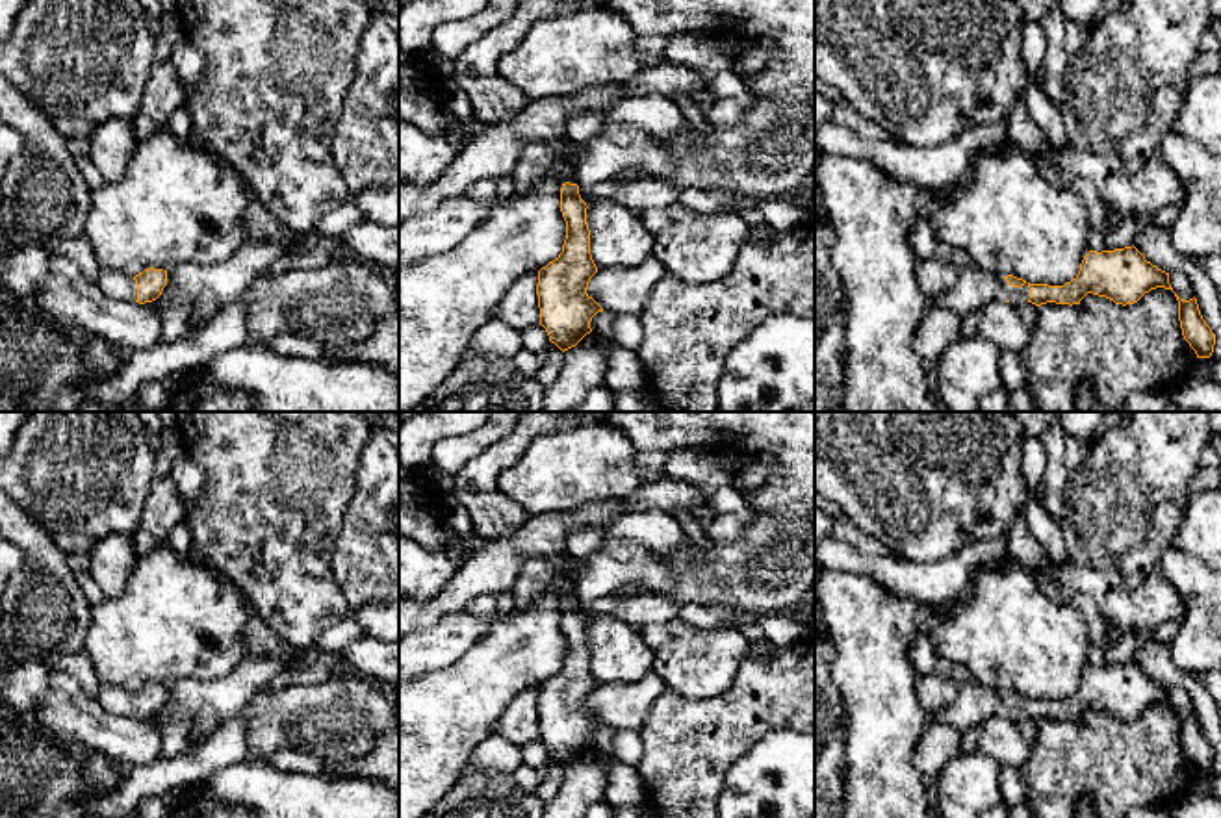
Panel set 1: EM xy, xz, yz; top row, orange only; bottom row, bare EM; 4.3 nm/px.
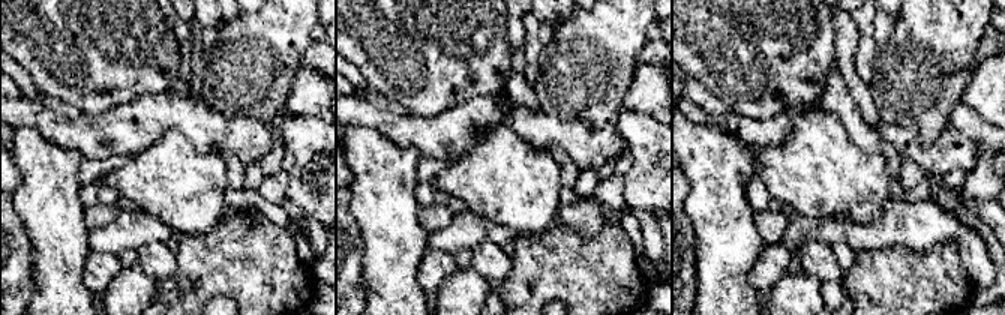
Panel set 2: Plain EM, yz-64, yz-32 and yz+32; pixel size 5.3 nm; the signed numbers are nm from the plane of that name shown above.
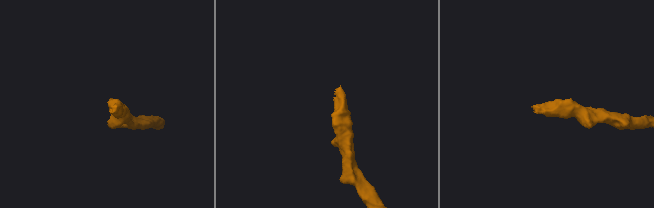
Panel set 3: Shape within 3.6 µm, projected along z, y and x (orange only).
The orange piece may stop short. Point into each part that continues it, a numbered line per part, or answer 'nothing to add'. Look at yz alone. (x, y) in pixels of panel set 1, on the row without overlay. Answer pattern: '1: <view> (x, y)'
1: yz (975, 702)

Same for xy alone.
1: xy (119, 702)

